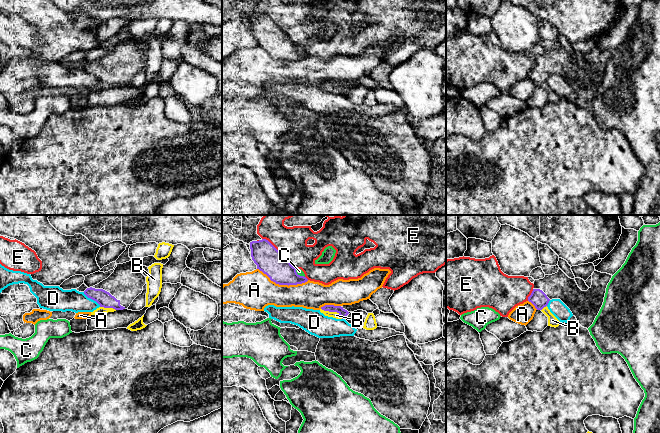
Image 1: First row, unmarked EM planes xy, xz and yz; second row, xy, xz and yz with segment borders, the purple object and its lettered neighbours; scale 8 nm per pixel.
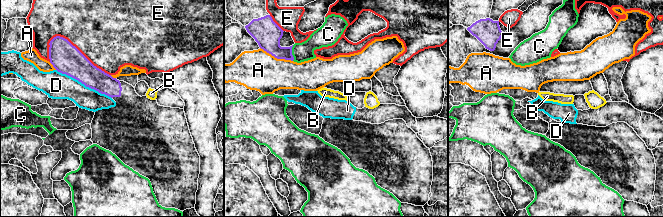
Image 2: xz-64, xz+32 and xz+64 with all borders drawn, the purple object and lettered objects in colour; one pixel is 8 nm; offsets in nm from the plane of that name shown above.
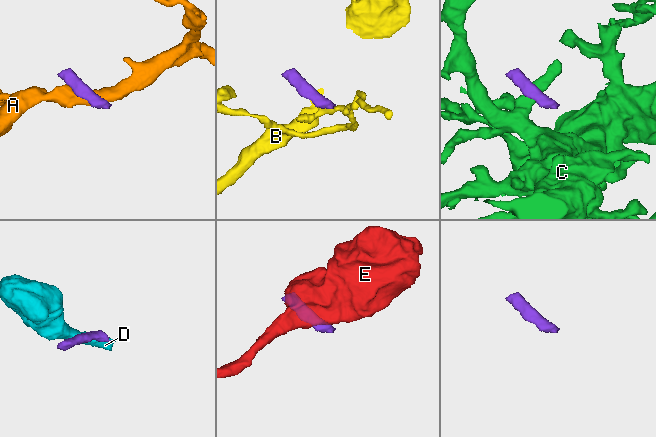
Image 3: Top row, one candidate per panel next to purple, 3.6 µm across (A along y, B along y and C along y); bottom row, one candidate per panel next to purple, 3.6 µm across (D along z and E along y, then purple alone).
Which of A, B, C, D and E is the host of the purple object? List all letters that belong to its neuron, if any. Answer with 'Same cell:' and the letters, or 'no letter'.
Same cell: no letter

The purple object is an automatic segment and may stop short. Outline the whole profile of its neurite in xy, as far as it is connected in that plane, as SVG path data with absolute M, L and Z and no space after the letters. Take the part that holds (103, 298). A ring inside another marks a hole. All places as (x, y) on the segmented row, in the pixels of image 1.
M132 260L117 264L114 272L99 284L87 288L84 294L96 301L100 307L115 310L127 309L142 293L146 277L136 269Z

